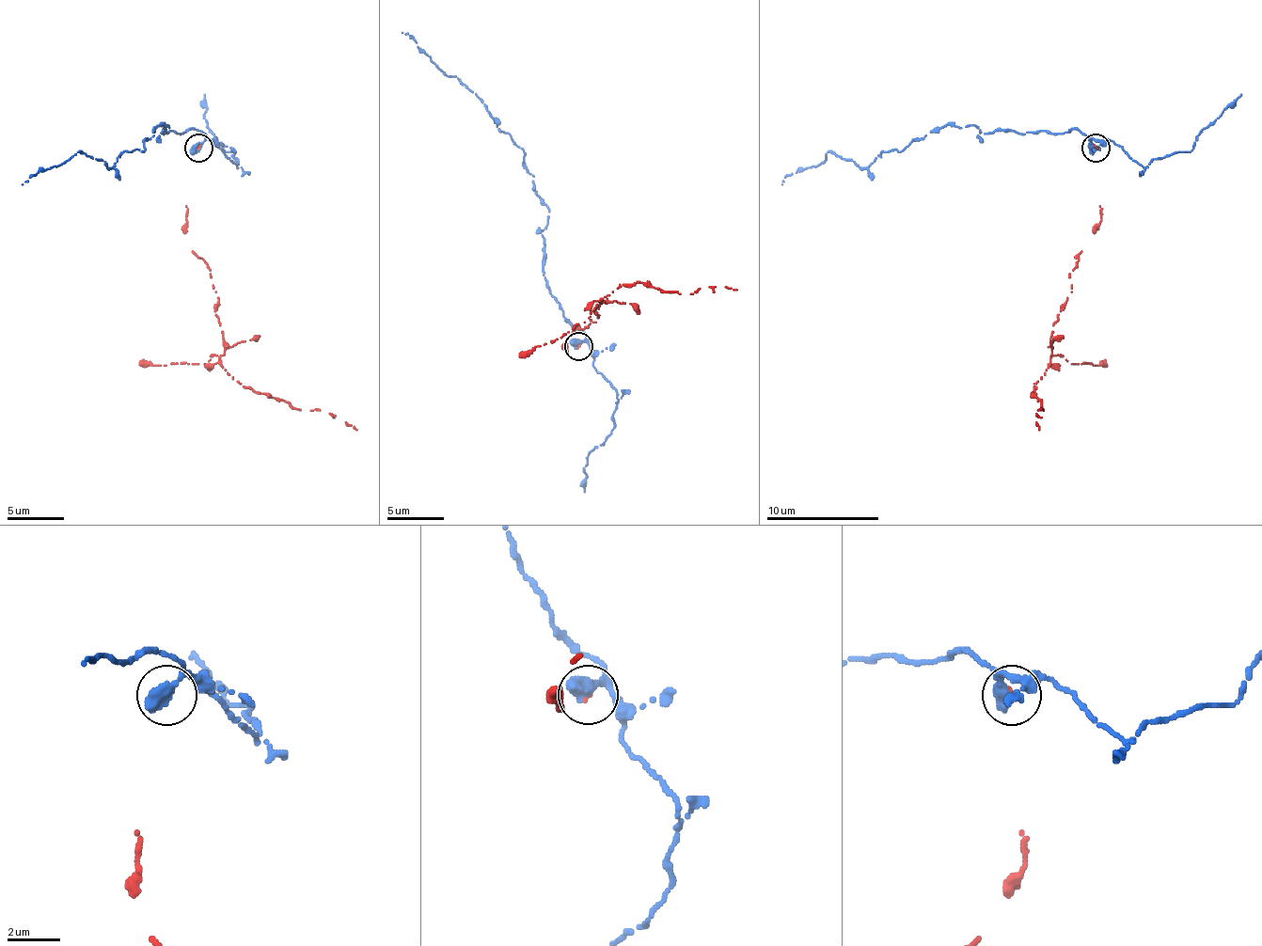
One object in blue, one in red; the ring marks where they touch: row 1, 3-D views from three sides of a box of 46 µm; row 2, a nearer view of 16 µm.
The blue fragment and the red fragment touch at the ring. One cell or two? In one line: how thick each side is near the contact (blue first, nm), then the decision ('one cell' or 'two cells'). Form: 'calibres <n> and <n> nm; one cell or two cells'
calibres 600 and 150 nm; one cell

